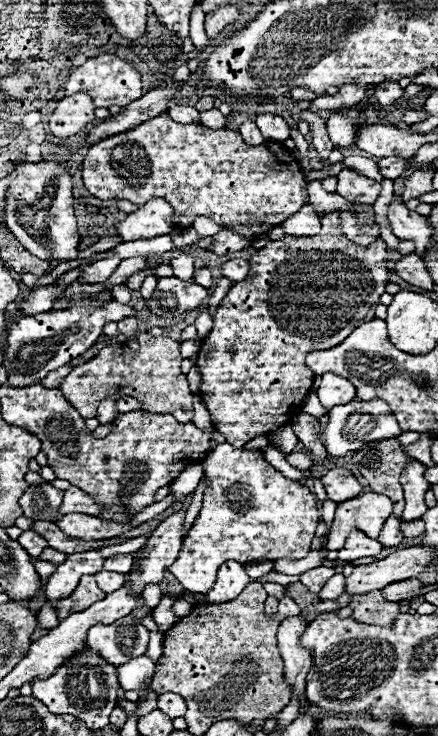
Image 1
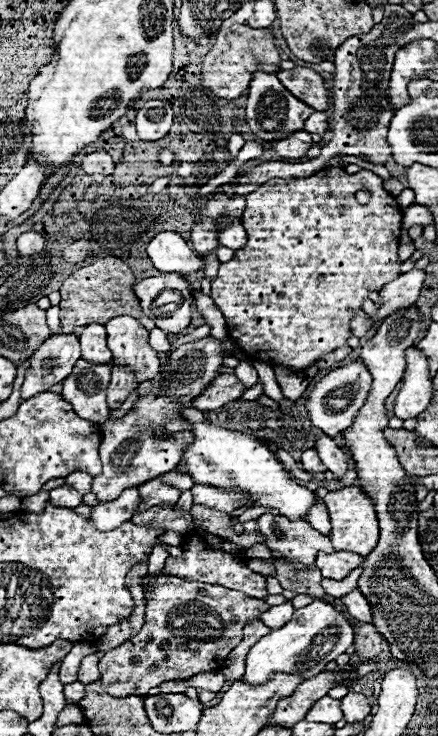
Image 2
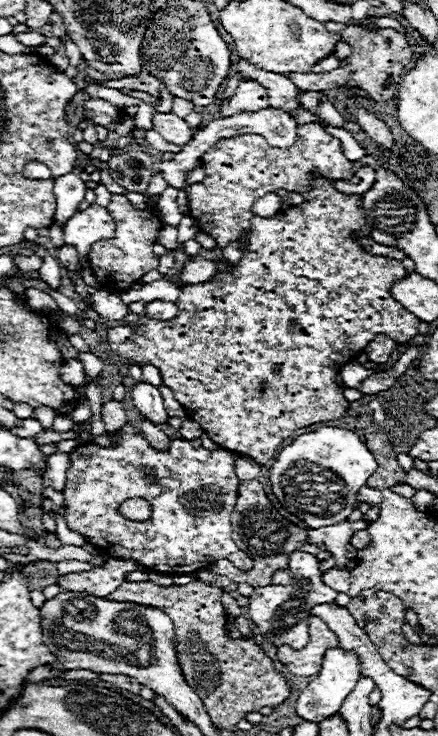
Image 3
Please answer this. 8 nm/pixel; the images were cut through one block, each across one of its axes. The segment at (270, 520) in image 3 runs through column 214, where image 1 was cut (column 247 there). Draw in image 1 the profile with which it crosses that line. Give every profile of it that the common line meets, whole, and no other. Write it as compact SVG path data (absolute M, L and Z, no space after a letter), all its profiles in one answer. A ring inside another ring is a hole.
M254 560L254 562L246 564L246 572L250 578L260 578L272 570L274 570L274 562L270 562L270 560Z

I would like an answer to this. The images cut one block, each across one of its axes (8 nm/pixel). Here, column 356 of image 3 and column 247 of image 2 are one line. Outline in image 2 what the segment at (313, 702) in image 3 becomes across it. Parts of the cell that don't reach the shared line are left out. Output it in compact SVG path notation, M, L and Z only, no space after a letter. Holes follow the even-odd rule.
M314 600L312 604L294 610L290 622L286 622L280 630L272 630L258 644L254 644L254 648L248 652L246 674L242 680L248 684L264 684L274 672L294 672L302 674L302 678L312 678L322 672L338 654L344 654L352 642L354 626L350 618L346 618L346 608L324 600Z

